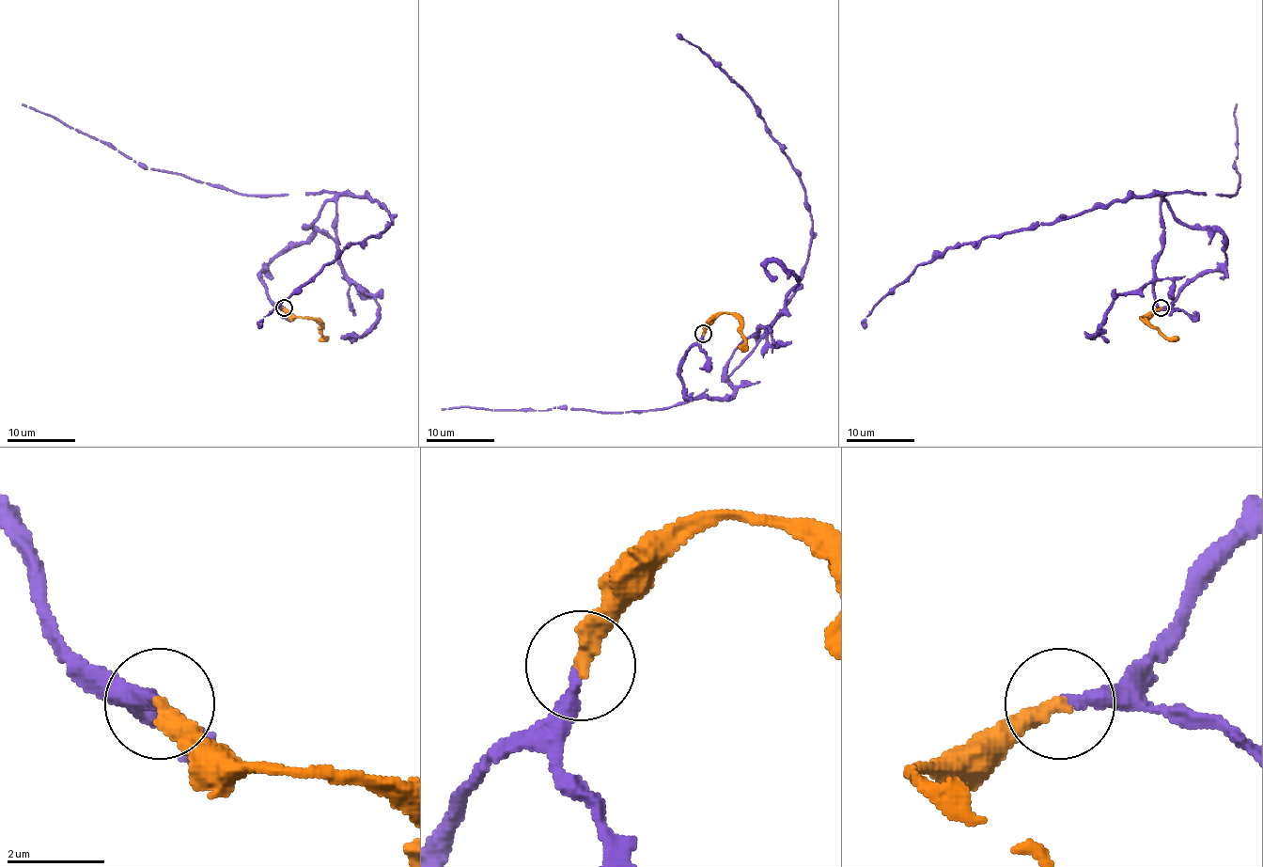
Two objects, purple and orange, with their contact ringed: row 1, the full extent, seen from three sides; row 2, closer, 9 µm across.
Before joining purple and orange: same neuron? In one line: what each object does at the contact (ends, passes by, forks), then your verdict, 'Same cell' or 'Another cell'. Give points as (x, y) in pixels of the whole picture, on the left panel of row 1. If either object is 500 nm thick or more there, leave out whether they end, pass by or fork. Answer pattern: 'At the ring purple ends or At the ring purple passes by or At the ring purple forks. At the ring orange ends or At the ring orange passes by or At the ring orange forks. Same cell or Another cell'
At the ring purple ends. At the ring orange ends. Same cell

